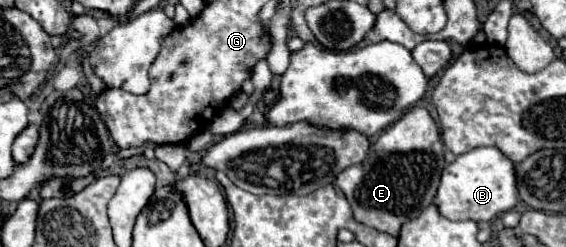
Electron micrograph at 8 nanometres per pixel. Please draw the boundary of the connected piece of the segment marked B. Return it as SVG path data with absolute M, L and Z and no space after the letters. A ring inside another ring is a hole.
M475 148L467 154L457 156L457 160L443 170L441 184L435 196L439 212L449 220L475 222L489 222L497 214L513 210L517 200L517 166L497 148Z

